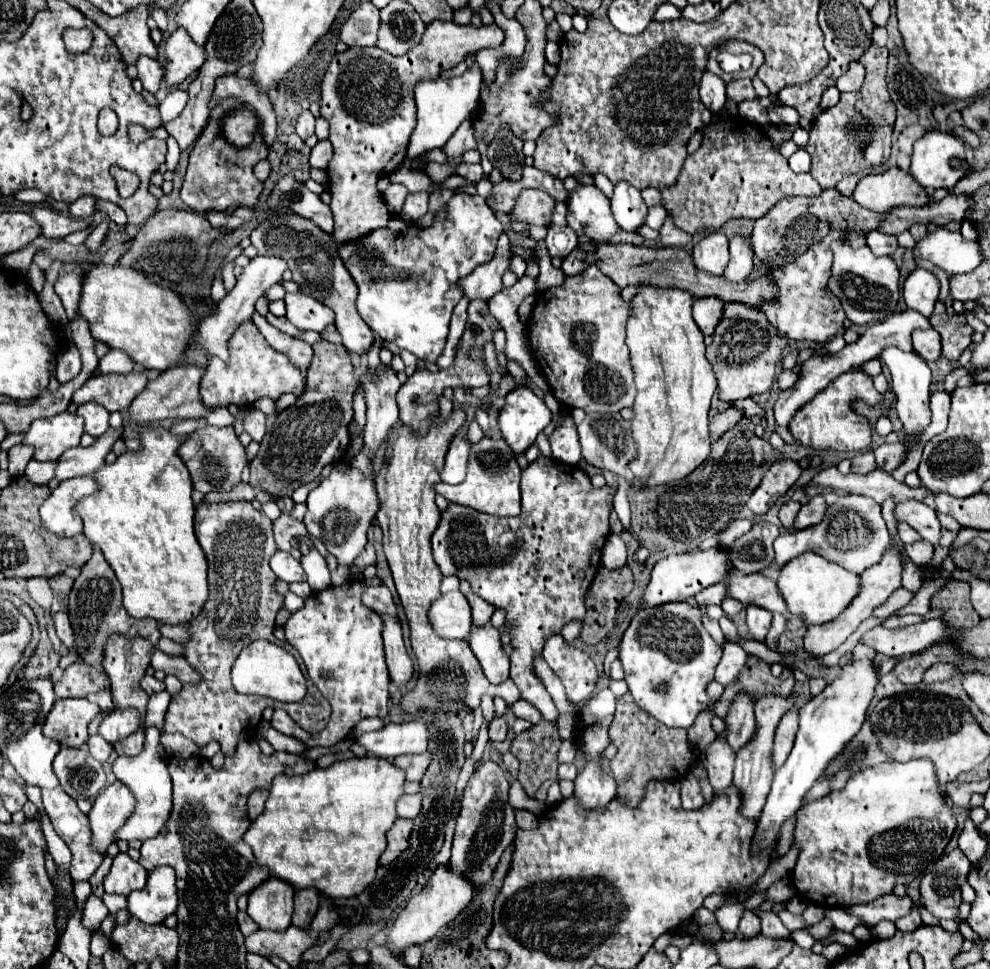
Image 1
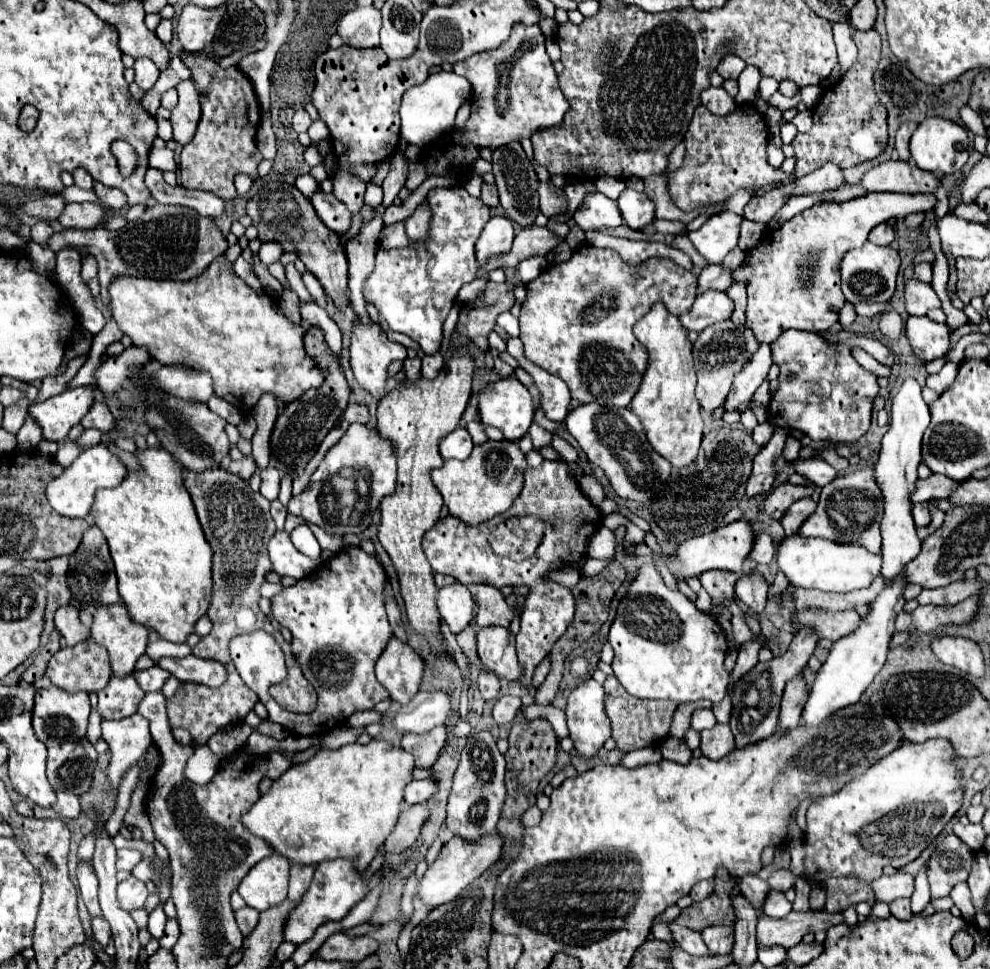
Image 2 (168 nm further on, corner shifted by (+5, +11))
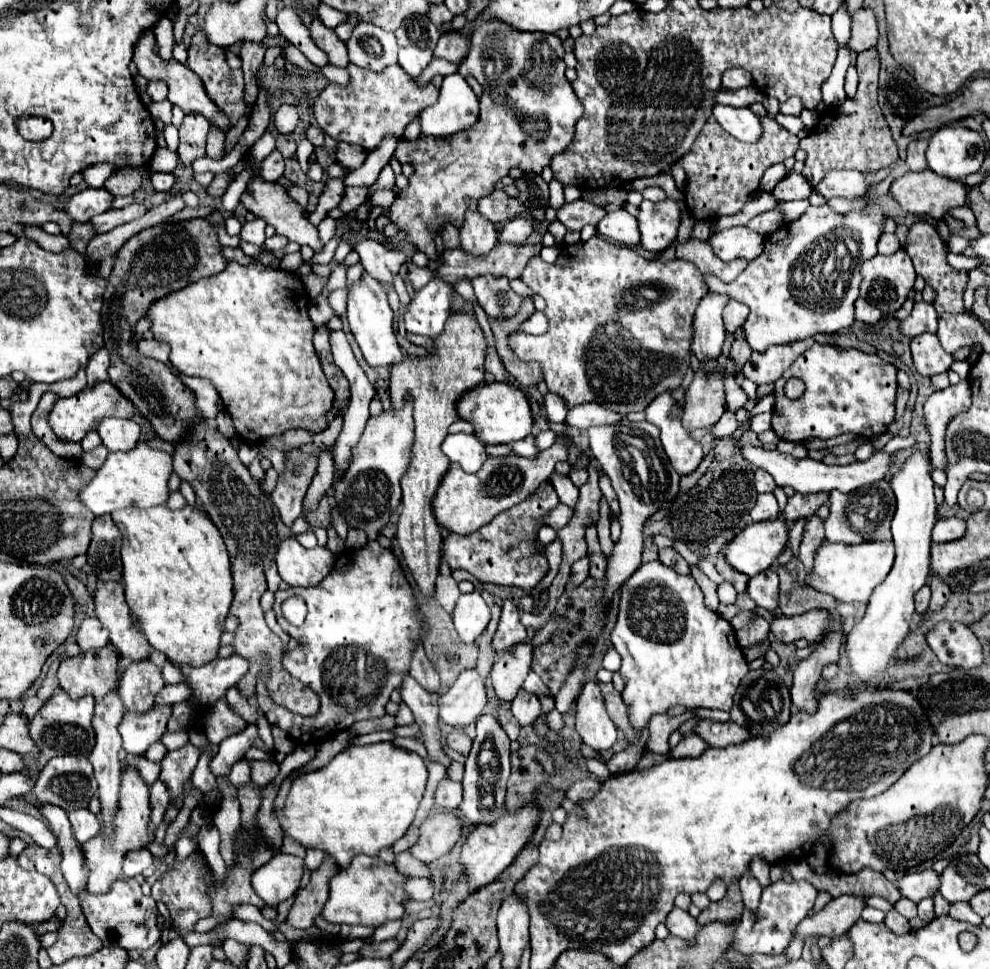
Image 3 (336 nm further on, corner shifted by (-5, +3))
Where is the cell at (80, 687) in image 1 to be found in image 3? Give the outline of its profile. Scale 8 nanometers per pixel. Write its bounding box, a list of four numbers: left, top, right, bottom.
[57,647,119,699]

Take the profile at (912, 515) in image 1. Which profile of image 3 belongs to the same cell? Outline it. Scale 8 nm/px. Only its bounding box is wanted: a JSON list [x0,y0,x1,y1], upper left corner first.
[933,517,963,543]

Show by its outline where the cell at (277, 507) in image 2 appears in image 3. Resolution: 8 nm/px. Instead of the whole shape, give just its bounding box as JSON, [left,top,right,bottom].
[271,449,317,527]

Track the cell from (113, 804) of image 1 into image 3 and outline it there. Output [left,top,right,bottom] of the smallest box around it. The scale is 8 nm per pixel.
[119,707,171,755]

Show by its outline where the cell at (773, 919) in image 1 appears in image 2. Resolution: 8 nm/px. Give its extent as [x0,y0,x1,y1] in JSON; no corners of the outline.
[739,875,769,909]

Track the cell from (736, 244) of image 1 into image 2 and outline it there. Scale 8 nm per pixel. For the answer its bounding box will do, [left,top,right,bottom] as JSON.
[697,265,733,295]

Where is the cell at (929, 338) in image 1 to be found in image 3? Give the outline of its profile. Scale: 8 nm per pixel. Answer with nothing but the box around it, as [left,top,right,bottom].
[911,331,955,377]

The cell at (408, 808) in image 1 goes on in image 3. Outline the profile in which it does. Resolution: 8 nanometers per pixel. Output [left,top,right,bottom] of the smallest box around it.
[435,779,461,809]

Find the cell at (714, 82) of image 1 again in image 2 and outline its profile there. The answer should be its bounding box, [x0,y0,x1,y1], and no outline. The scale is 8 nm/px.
[701,87,737,117]

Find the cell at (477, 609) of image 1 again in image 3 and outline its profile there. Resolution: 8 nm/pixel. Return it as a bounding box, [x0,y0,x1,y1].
[493,601,527,653]

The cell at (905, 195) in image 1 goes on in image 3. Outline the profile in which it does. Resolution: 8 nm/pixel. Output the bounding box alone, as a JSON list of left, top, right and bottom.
[891,169,965,219]

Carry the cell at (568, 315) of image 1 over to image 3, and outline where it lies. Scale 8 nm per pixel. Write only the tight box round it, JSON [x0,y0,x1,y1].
[509,237,707,415]

